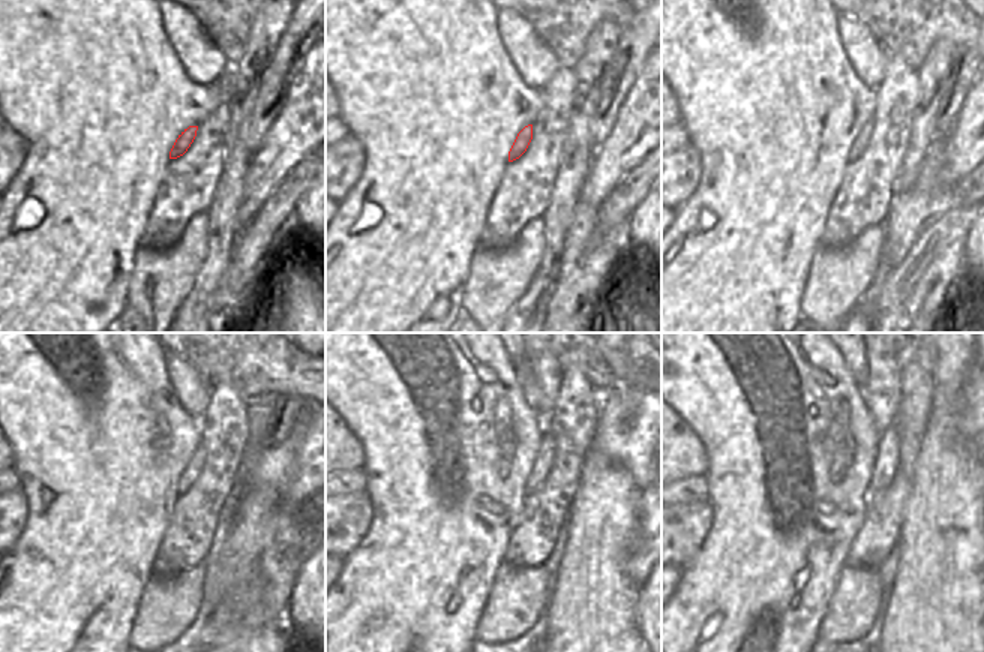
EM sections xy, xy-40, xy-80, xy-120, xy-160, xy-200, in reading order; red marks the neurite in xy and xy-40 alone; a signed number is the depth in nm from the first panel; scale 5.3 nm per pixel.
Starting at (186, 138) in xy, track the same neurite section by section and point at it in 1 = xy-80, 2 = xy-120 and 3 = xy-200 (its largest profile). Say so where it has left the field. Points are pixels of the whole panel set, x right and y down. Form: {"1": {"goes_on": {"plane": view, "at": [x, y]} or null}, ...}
{"1": {"goes_on": {"plane": "xy-80", "at": [861, 140]}}, "2": {"goes_on": {"plane": "xy-120", "at": [194, 466]}}, "3": {"goes_on": {"plane": "xy-200", "at": [887, 459]}}}

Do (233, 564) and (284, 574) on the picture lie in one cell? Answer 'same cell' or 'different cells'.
same cell

